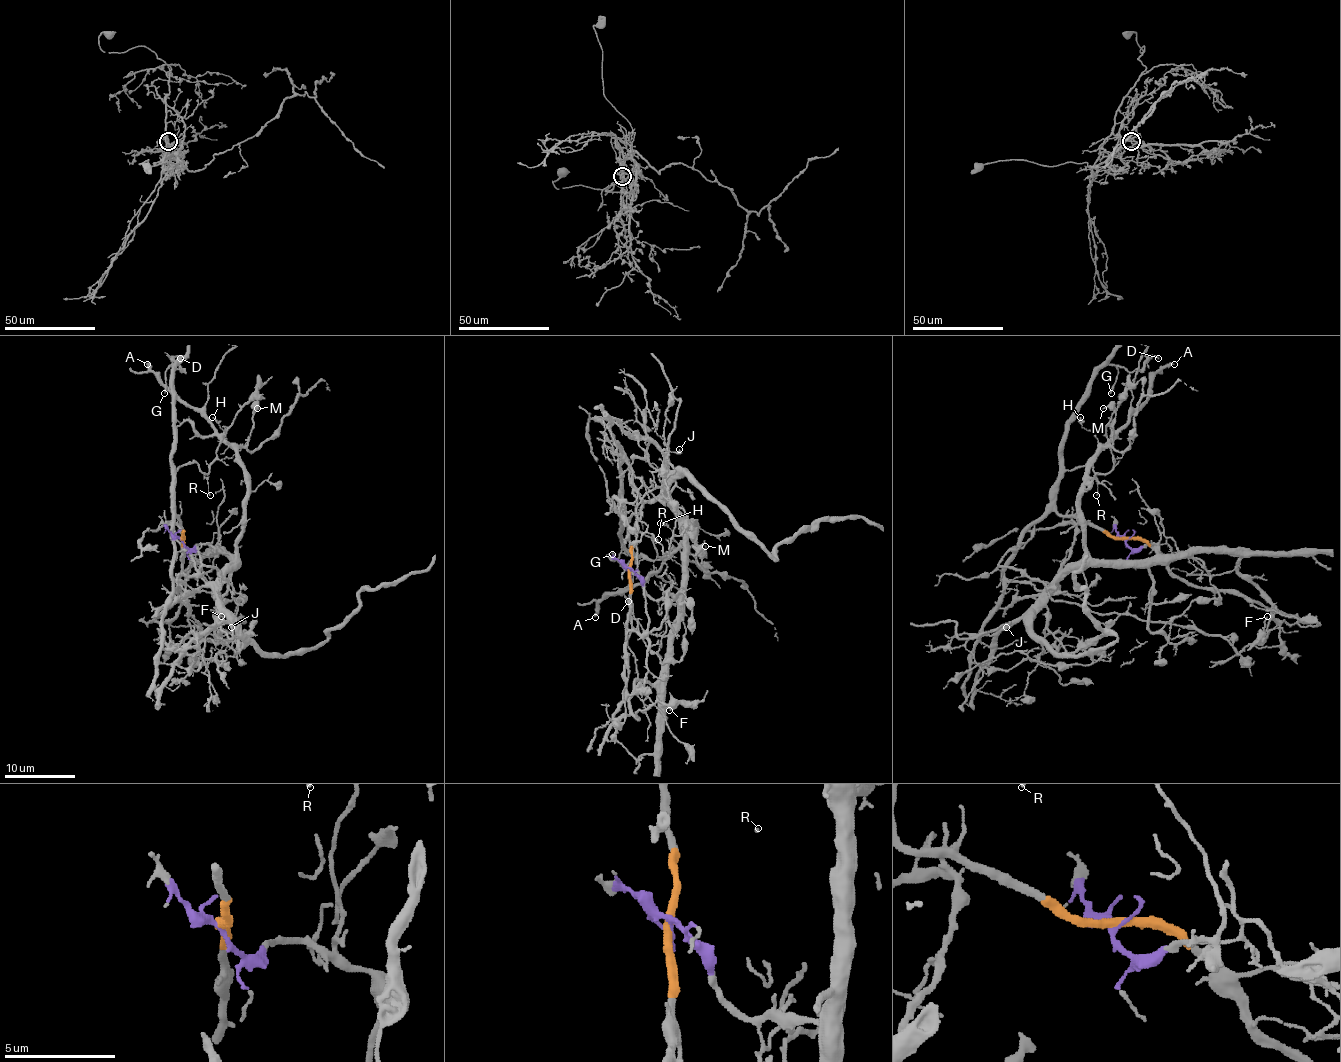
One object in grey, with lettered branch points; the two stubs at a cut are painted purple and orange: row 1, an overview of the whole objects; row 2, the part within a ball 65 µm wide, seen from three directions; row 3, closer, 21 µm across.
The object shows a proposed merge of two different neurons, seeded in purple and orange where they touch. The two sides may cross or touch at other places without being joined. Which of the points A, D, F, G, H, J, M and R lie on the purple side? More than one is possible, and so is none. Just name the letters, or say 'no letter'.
A, F, J, M

